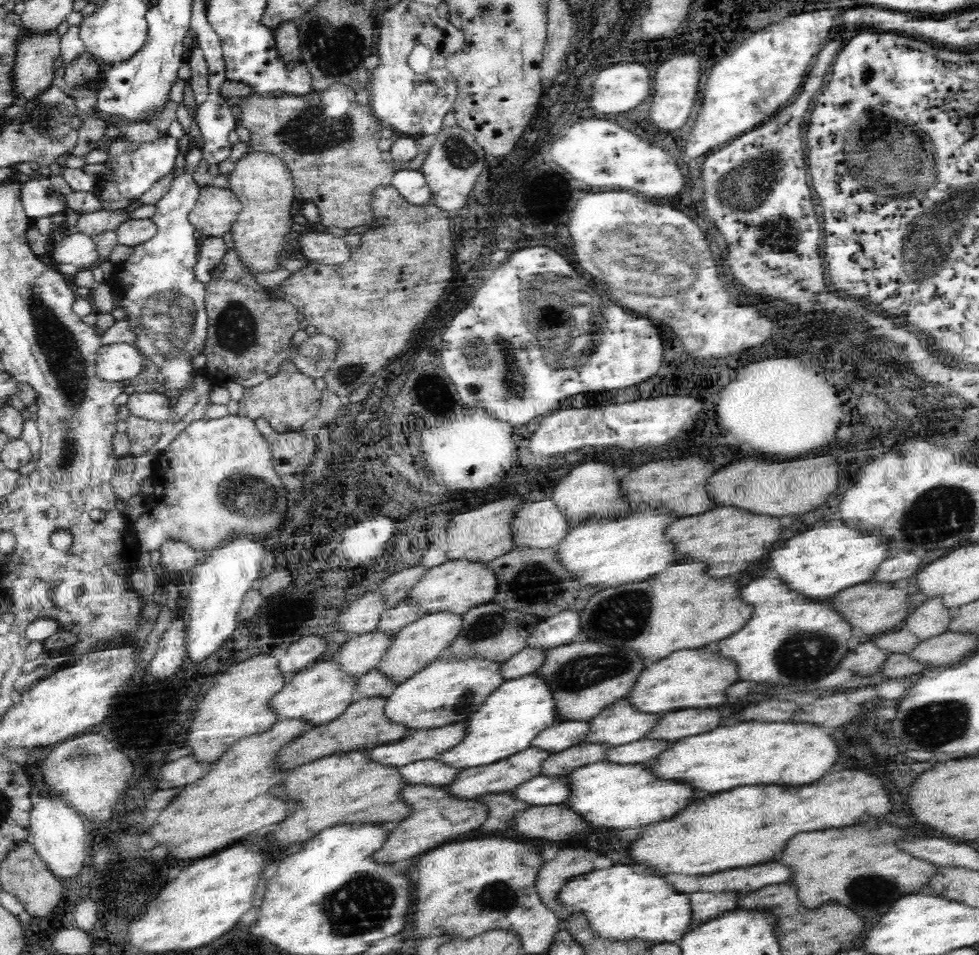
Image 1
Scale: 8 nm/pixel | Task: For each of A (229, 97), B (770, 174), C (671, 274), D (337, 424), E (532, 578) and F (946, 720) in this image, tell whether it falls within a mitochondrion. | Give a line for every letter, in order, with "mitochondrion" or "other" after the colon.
A: other
B: mitochondrion
C: mitochondrion
D: other
E: mitochondrion
F: mitochondrion

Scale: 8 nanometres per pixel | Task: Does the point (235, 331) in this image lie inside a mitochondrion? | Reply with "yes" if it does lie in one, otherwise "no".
yes

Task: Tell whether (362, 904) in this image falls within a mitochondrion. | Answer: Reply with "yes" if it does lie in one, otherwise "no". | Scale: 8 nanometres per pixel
yes

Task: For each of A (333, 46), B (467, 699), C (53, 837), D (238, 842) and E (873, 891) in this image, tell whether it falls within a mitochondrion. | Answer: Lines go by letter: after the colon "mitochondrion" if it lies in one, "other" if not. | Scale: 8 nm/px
A: mitochondrion
B: mitochondrion
C: other
D: other
E: mitochondrion

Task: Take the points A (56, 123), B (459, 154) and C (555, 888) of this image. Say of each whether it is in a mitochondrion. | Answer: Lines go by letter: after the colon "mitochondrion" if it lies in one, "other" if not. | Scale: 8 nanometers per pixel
A: mitochondrion
B: mitochondrion
C: other

